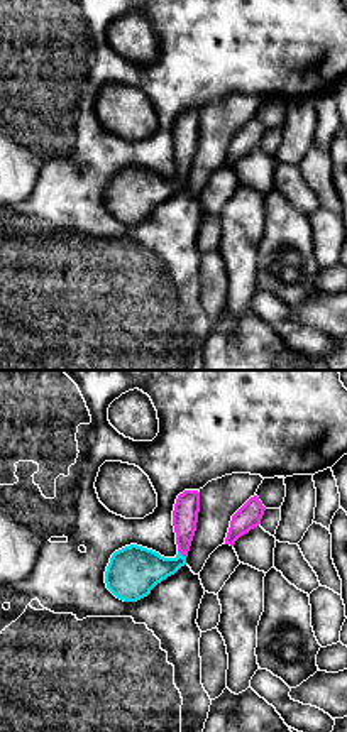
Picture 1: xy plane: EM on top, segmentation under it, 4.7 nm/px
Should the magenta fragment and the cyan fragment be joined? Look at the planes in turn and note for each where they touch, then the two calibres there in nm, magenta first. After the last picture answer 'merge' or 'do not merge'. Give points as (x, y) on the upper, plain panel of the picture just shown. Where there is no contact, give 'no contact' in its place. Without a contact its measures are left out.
contact (181, 174); calibres 130 and 240 nm

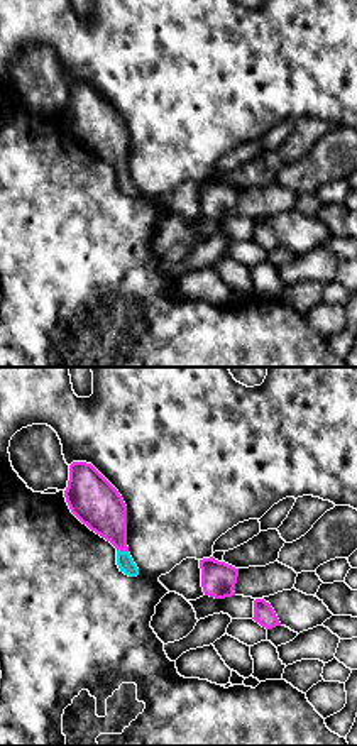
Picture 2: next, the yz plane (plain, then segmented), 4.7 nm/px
contact (122, 171); calibres 220 and 80 nm

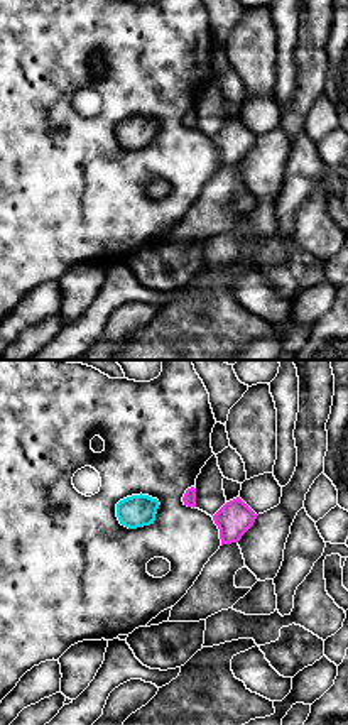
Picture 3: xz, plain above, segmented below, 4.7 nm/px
no contact

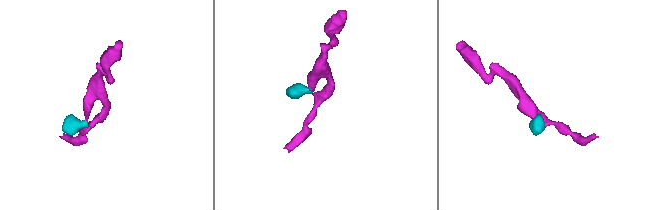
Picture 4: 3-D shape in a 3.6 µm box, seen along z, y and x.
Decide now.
merge

